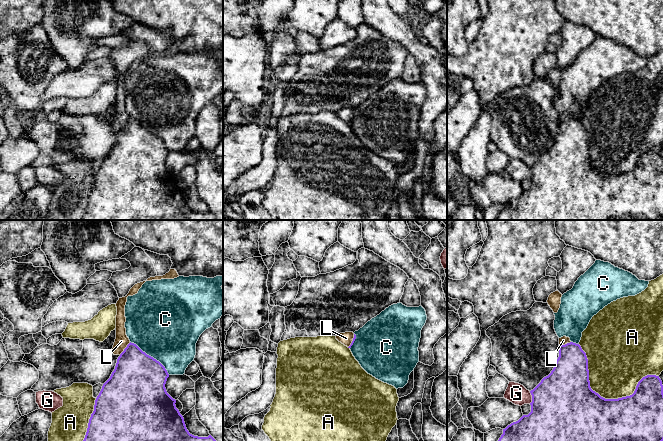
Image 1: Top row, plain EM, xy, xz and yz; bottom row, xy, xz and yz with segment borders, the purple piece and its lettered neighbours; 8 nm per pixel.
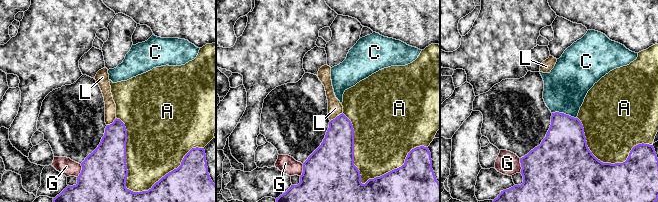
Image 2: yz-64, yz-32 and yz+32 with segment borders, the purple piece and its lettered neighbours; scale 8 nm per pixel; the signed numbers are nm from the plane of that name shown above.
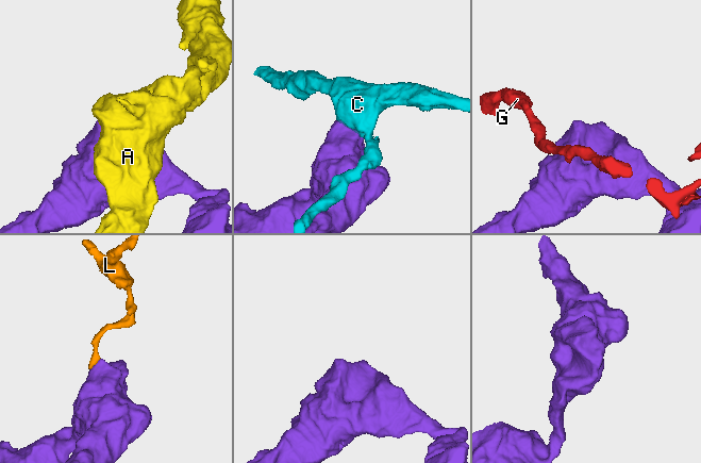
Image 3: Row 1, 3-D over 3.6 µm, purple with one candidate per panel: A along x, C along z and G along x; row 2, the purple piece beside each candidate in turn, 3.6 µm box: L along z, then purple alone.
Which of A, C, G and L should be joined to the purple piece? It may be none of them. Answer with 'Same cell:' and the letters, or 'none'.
Same cell: none

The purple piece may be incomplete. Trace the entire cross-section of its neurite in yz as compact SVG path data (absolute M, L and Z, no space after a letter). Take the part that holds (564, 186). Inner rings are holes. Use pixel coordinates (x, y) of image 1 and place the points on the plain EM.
M570 118L565 121L559 121L559 133L553 146L530 169L532 171L531 188L528 191L523 191L518 197L503 205L503 210L497 220L661 220L663 217L663 161L659 152L647 151L643 153L638 158L634 169L630 172L605 175L590 163L588 135L579 120Z

